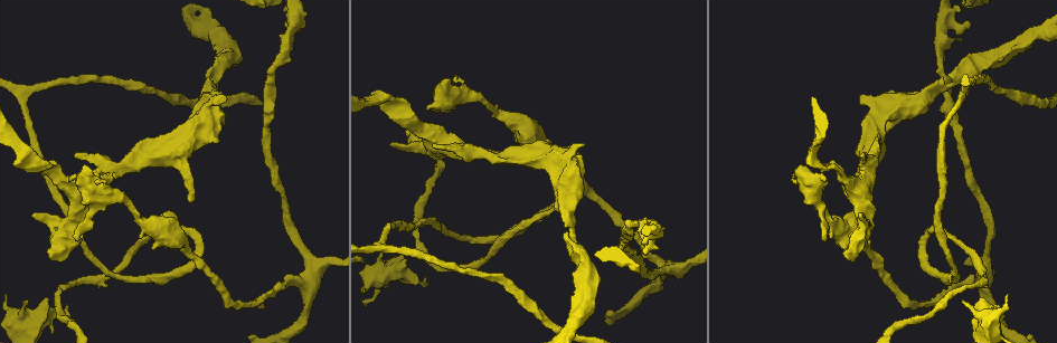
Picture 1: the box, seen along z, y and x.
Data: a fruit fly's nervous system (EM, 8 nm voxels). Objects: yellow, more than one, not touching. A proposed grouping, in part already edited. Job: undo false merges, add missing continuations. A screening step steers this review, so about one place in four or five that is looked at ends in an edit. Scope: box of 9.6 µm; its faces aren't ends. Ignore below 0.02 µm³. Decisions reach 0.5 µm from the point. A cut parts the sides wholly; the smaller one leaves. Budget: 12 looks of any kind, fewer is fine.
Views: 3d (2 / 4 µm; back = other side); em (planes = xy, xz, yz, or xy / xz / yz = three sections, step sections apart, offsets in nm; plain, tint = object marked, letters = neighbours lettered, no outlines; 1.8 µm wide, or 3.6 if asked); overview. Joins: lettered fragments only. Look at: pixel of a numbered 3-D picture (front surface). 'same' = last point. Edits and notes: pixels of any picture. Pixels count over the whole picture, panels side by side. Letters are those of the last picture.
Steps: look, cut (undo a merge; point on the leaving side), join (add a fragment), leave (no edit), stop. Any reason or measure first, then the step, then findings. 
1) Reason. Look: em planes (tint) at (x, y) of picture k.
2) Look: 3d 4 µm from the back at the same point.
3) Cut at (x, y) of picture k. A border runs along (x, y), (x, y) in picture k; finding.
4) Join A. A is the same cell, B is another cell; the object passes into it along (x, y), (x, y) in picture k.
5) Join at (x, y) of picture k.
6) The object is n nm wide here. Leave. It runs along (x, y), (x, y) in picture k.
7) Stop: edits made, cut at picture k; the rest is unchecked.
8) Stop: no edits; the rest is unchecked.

Free end. Look: em yz step 8 (letters) at (434, 111) of picture 1.

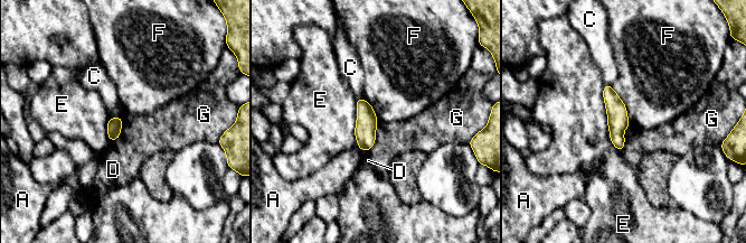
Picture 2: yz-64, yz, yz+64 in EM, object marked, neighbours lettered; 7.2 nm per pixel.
Cut it another way. Look: em planes (letters) at the same point.

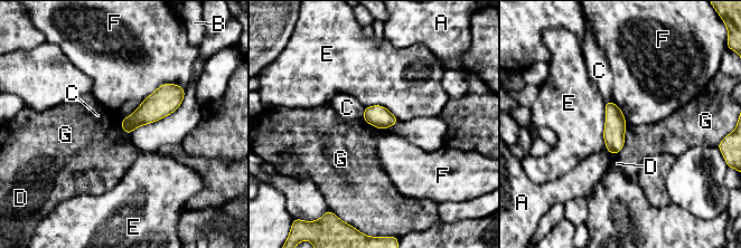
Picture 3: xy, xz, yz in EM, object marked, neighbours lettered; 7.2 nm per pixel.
The object is 140 nm wide here. Leave. A, B, C, D, E, F and G are other cells; a border runs along (627, 123), (624, 146), (617, 154) in picture 3; no lettered fragment goes on from it.

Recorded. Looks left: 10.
Look: 3d 4 µm at (427, 284) of picture 1.

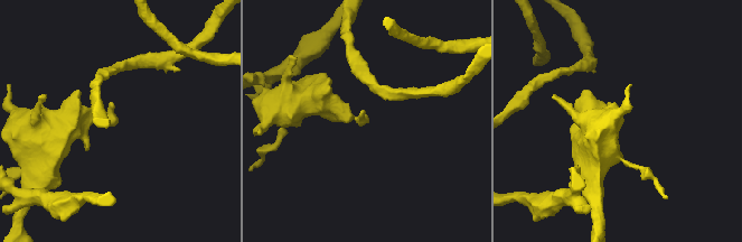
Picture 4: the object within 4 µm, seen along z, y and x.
Now the EM. Look: em xy step 8 (tint) at (368, 119) of picture 4.

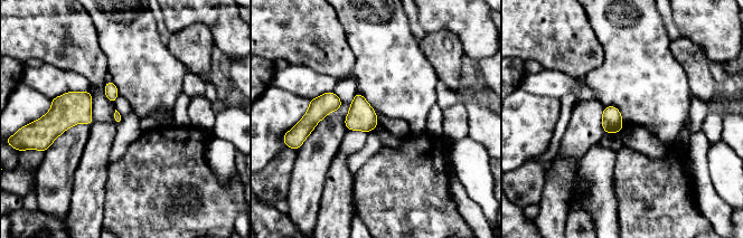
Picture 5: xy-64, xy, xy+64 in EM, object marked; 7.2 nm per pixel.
Cut it another way. Look: em planes (letters) at the same point.

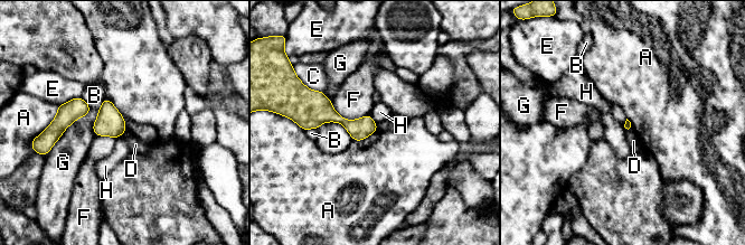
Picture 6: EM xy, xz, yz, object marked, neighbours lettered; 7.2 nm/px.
The longest contact is with G, 420 nm. Leave. A, B, C, D, E, F, G and H are other cells; a border runs along (369, 114), (376, 122) in picture 6; none of them fits.

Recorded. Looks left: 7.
Thick end. Look: 3d 2 µm from the back at (218, 141) of picture 1.

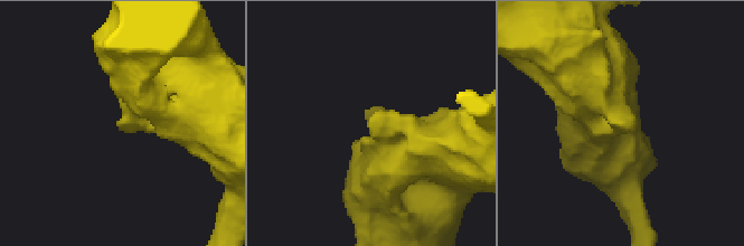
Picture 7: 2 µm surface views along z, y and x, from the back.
Look: em xz step 4 (tint) at (371, 122) of picture 7.

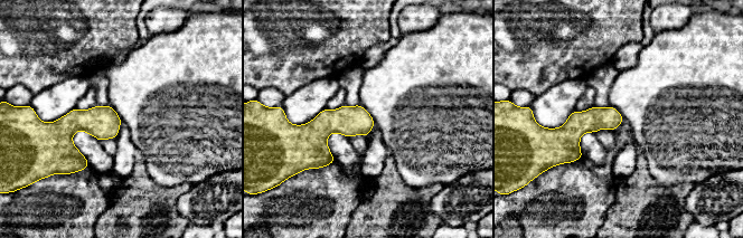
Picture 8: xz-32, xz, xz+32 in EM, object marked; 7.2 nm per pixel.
Cut it another way. Look: em planes (letters) at the same point.

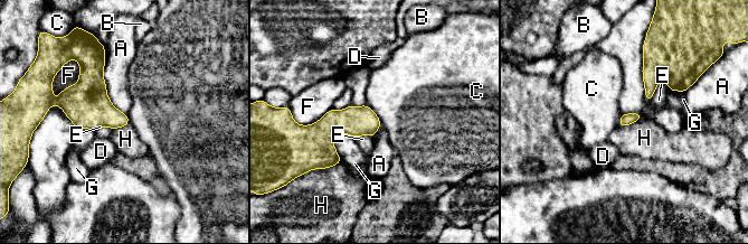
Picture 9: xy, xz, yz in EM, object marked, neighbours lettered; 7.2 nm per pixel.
Leave. A, B, C, D, E, F, G and H are other cells; a border runs along (366, 103), (381, 124) in picture 9; no lettered fragment goes on from it.

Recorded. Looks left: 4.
Four or more arms meet. Look: em planes (letters) at (305, 280) of picture 1.

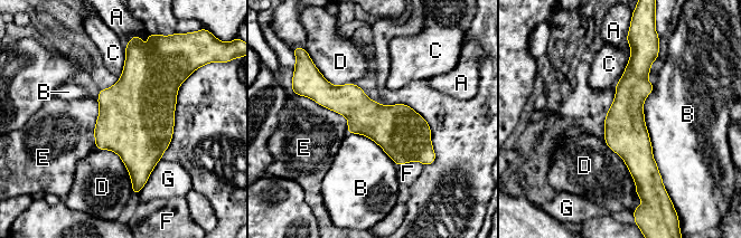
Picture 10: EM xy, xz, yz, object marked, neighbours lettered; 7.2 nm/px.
The longest contact is with B, 750 nm. Leave. A, B, C, D, E, F and G are other cells; all the same neuron.

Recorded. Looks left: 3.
An open end. Look: 3d 2 µm from the back at (454, 78) of picture 1.

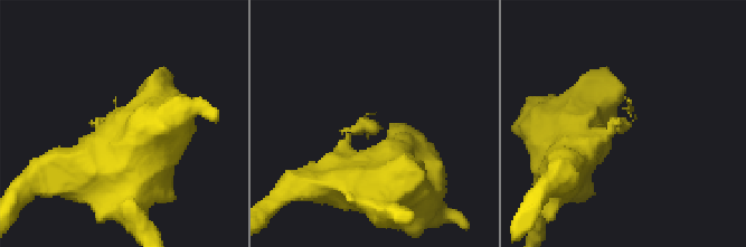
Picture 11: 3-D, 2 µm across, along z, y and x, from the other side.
Need the tissue. Look: em planes (letters) at (115, 100) of picture 11.

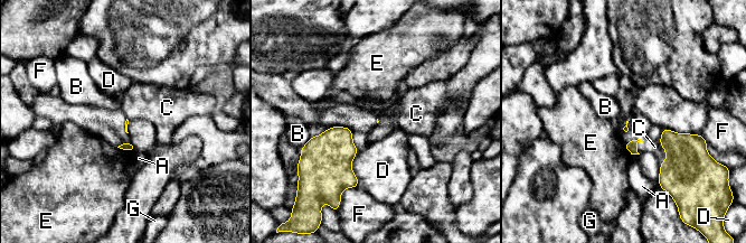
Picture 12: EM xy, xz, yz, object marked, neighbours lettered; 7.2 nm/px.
Join C. C is the same cell, A, B, D, E, F and G are other cells; the neuron continues.

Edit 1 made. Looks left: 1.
Stop: edits made, join at picture 12; the rest is unchecked.

